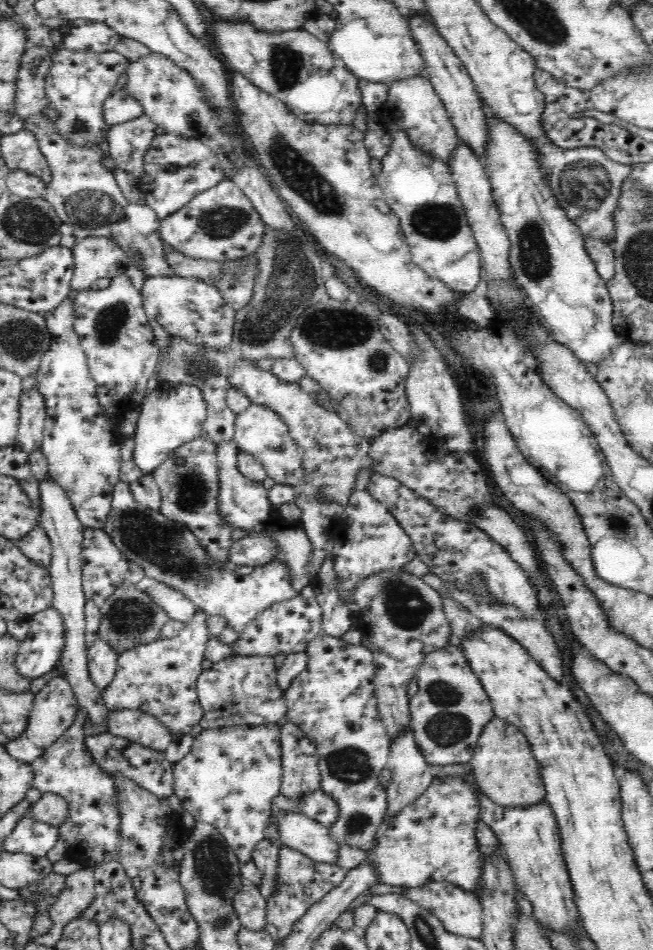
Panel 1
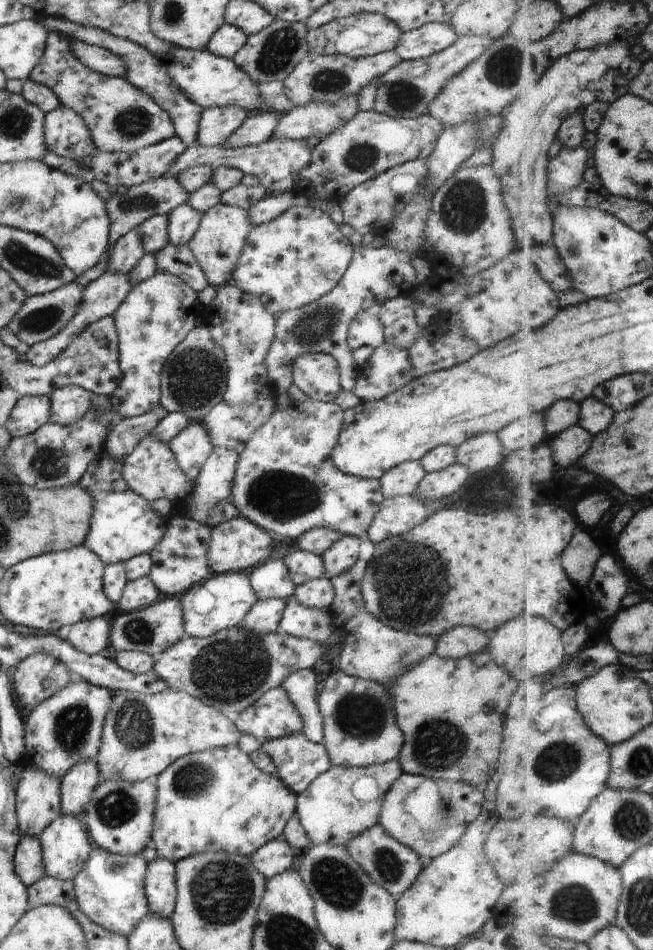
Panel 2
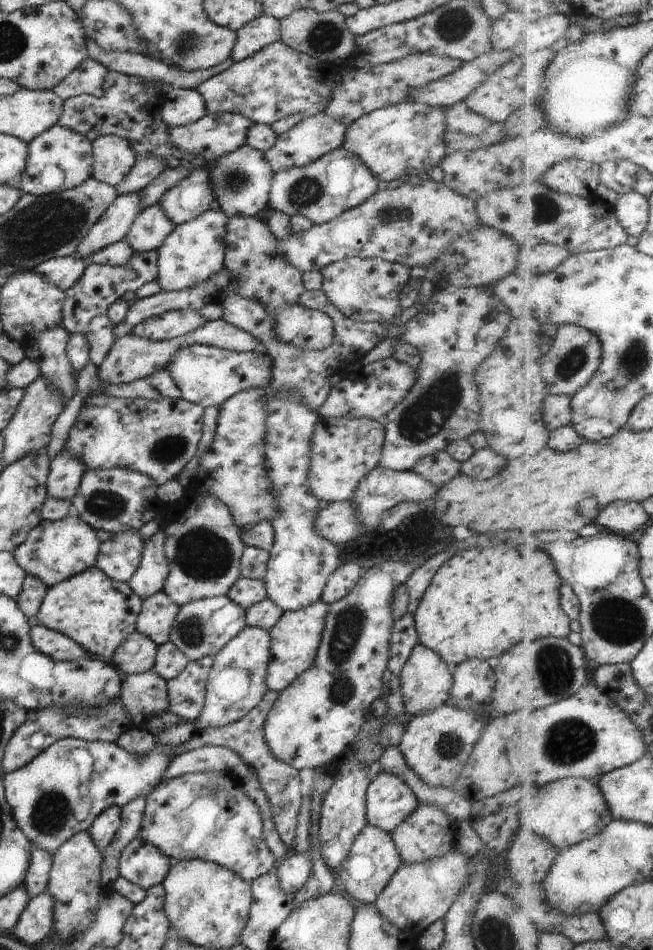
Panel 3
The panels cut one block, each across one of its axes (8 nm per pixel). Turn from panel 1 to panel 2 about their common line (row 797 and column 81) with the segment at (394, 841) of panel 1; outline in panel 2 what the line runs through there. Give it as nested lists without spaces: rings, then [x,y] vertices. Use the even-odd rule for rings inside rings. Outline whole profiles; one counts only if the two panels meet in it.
[[[90,407],[83,419],[80,419],[75,425],[60,426],[54,423],[43,424],[38,430],[32,434],[21,437],[11,437],[7,447],[2,451],[2,464],[9,472],[13,472],[21,485],[35,489],[51,489],[60,488],[70,485],[77,485],[84,471],[87,469],[88,463],[91,462],[96,455],[103,450],[104,439],[109,428],[105,428],[105,422],[119,418],[119,414],[110,407],[110,412],[102,419],[97,420],[94,416],[95,408]]]

